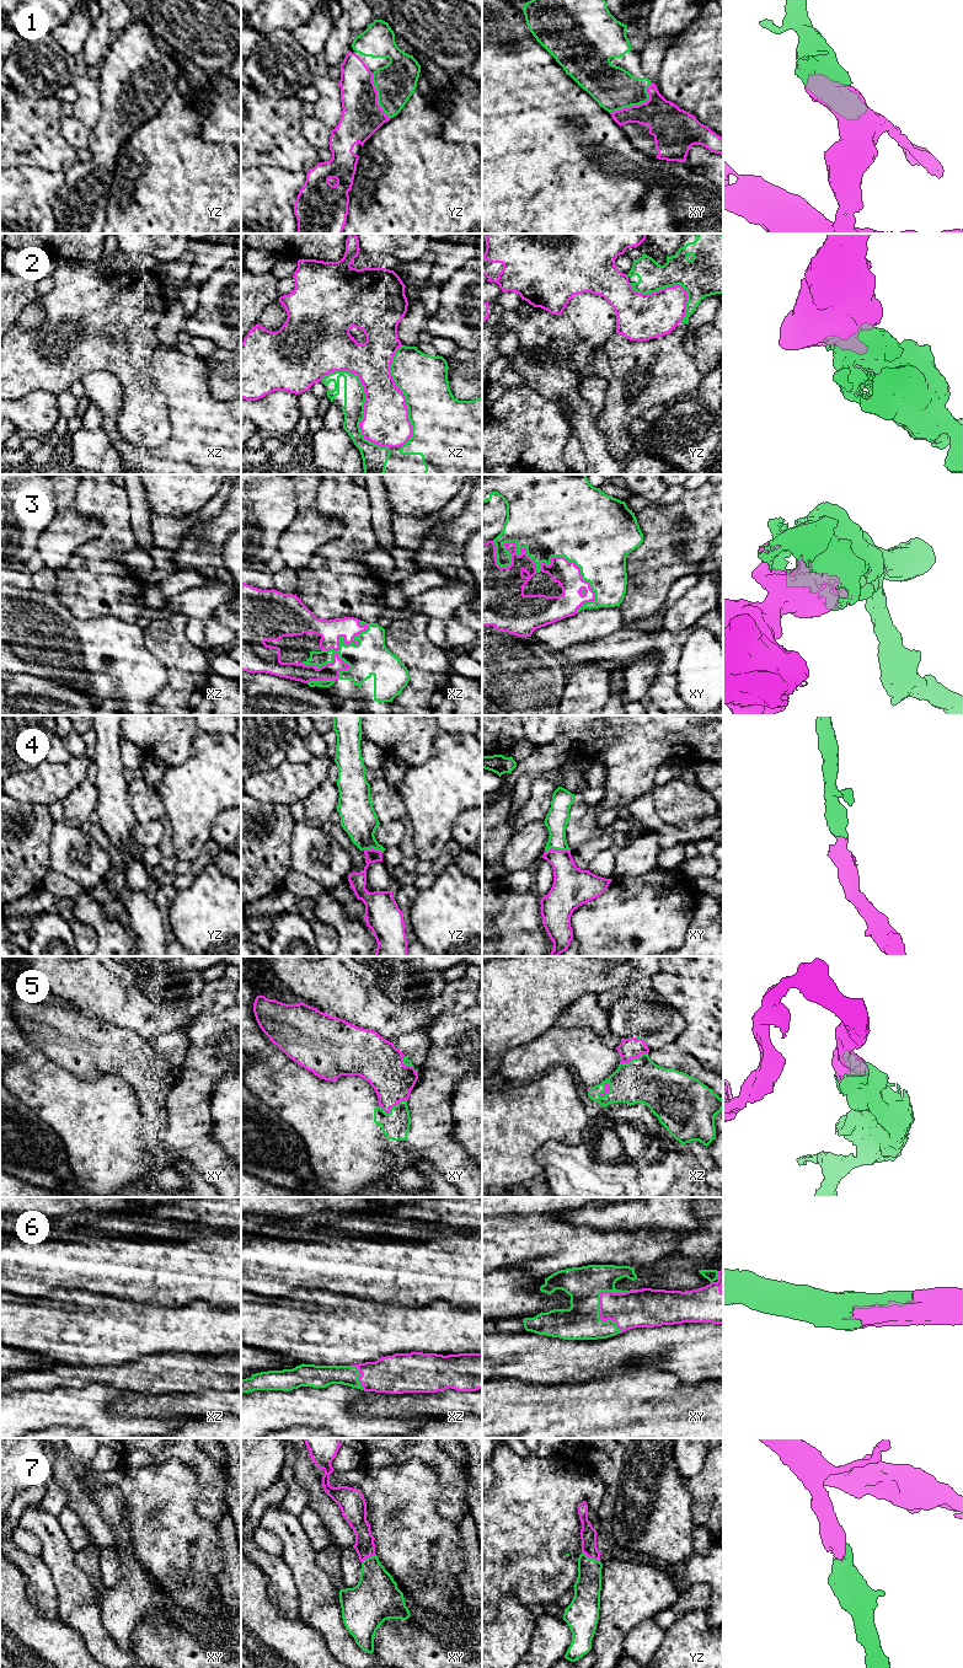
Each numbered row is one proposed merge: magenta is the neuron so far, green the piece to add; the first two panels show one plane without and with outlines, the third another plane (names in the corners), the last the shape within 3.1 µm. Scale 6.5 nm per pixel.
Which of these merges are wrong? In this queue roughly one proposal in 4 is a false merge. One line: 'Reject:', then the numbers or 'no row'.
Reject: 2

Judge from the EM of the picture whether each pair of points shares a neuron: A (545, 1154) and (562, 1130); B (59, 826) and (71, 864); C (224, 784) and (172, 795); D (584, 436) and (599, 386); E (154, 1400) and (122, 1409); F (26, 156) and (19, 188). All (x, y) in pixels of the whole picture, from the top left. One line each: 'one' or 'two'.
A: two
B: one
C: one
D: two
E: one
F: two

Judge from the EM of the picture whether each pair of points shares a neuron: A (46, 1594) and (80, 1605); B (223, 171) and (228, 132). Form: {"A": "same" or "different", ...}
{"A": "different", "B": "different"}

